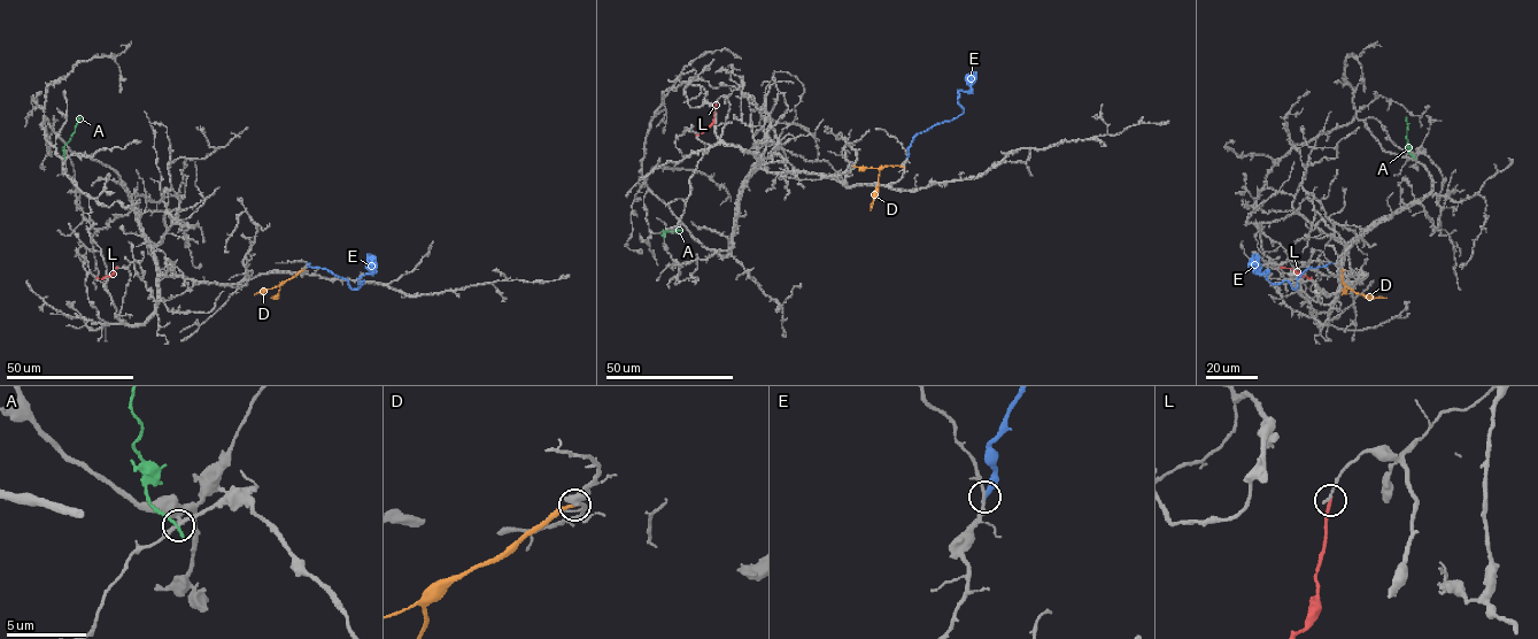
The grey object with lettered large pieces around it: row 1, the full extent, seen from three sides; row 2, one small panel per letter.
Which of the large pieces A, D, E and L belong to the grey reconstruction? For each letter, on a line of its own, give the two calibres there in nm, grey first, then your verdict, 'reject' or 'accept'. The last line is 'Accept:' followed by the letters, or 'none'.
A: calibres 200 and 220 nm; reject
D: calibres 320 and 220 nm; reject
E: calibres 200 and 360 nm; reject
L: calibres 190 and 240 nm; reject
Accept: none

